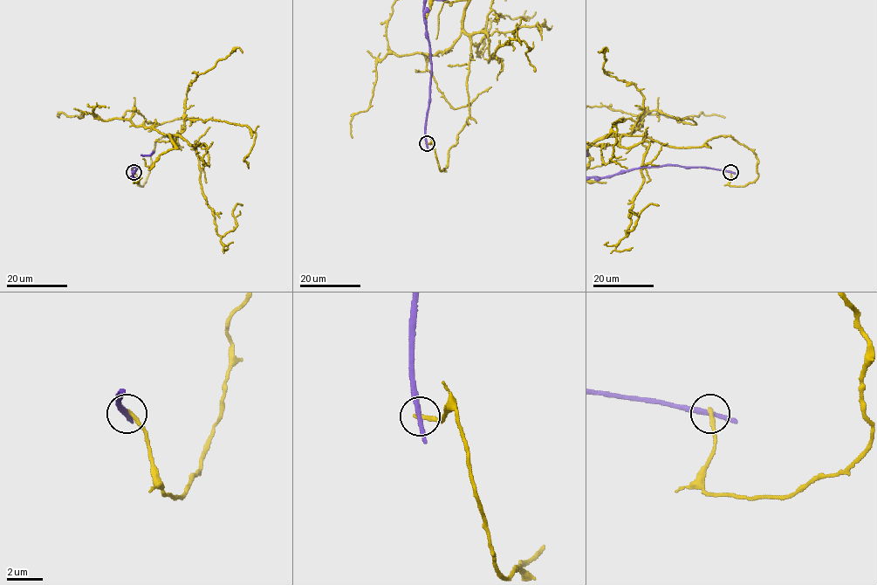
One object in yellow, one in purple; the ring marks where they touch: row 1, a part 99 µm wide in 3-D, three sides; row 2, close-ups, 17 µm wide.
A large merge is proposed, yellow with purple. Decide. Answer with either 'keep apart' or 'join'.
keep apart

